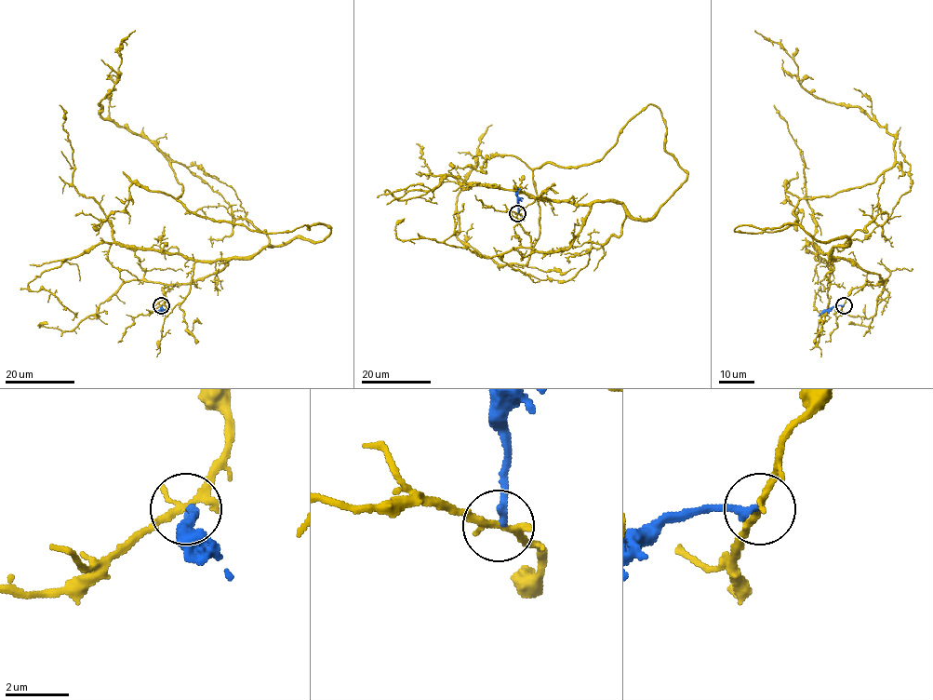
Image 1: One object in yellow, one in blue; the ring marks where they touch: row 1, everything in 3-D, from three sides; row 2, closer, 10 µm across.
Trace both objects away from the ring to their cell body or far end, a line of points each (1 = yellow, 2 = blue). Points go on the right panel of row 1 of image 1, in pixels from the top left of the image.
1: (843, 305), (883, 282), (832, 259), (846, 237), (734, 230), (870, 184), (895, 138), (754, 31)
2: (843, 305), (825, 309), (818, 316)

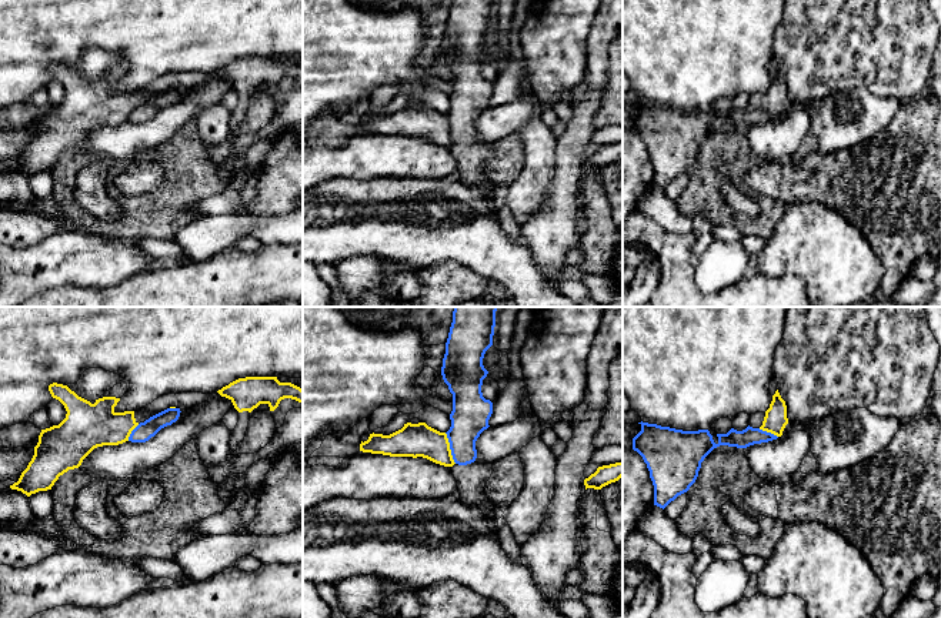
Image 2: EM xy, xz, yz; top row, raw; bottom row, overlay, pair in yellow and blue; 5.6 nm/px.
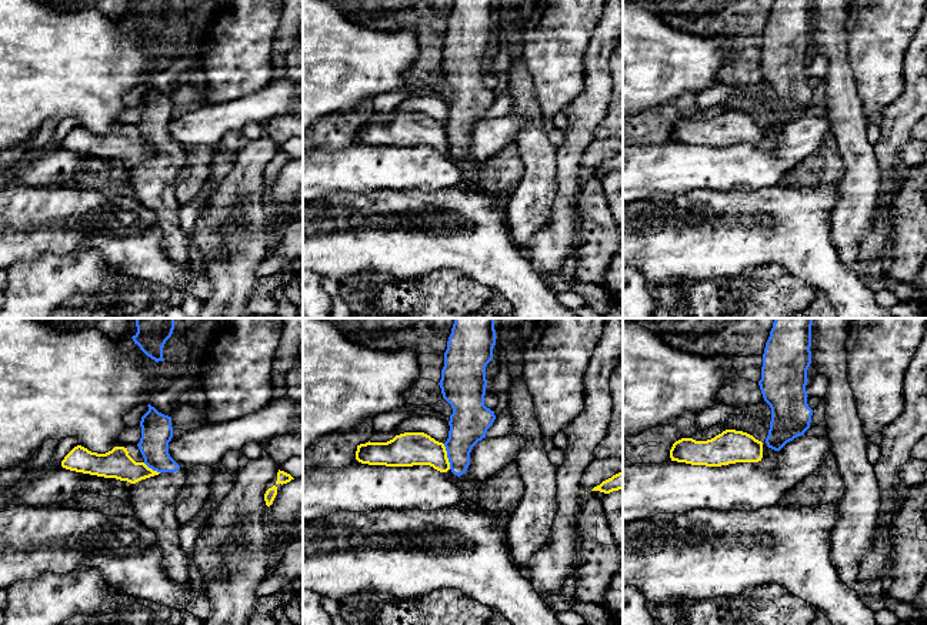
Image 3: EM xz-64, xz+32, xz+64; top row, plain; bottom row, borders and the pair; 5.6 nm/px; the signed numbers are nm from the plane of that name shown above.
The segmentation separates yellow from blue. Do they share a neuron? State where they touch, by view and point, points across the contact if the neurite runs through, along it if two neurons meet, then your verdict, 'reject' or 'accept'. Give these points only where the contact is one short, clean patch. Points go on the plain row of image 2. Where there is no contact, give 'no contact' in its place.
meets yellow in xz at (449, 129); border along xz (444, 113), (451, 139), (456, 143); reject

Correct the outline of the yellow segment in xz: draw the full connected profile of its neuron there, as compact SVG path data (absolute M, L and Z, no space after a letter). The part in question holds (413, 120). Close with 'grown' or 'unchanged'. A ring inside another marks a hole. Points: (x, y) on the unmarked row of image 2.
M407 103L390 116L373 113L367 121L361 121L360 131L390 137L423 137L444 147L456 144L447 114L428 107L426 103Z | unchanged

